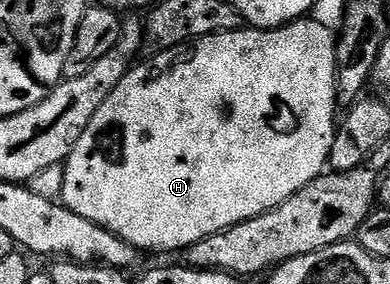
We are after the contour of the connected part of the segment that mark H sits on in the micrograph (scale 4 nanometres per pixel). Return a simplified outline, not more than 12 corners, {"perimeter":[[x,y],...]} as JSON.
{"perimeter":[[306,16],[138,61],[71,212],[184,252],[326,173],[337,39]]}

